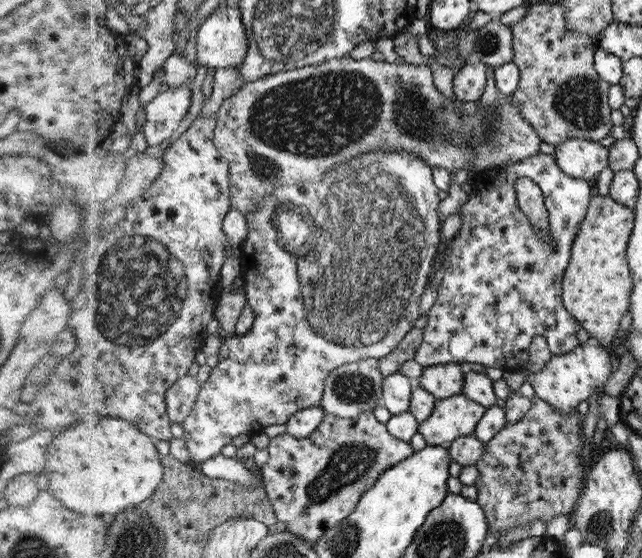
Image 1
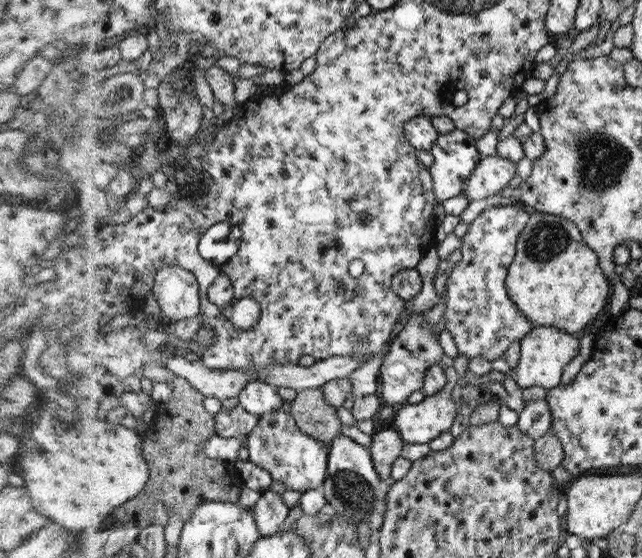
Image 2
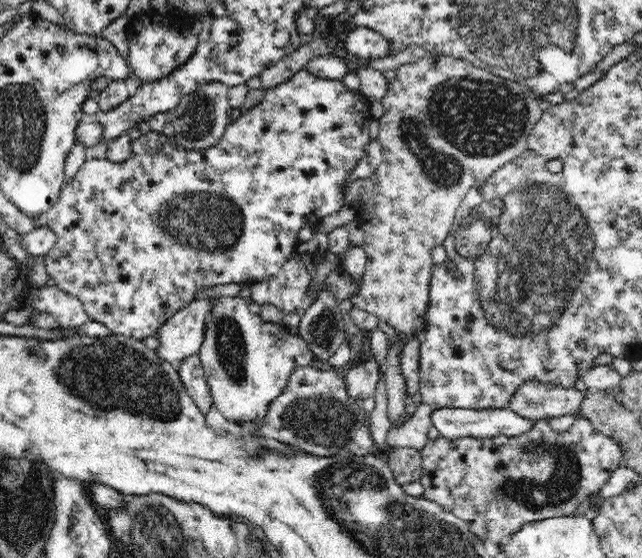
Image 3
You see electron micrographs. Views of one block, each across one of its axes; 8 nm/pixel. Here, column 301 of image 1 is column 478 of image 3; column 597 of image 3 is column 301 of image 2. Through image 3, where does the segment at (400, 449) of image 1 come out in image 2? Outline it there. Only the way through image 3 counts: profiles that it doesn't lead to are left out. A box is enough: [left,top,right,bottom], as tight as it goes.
[247,410,331,493]

